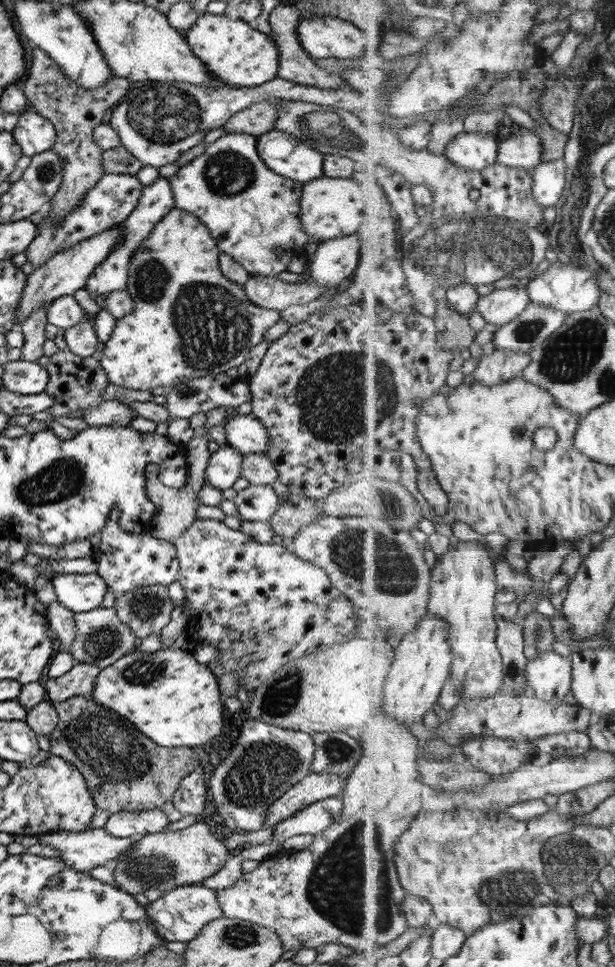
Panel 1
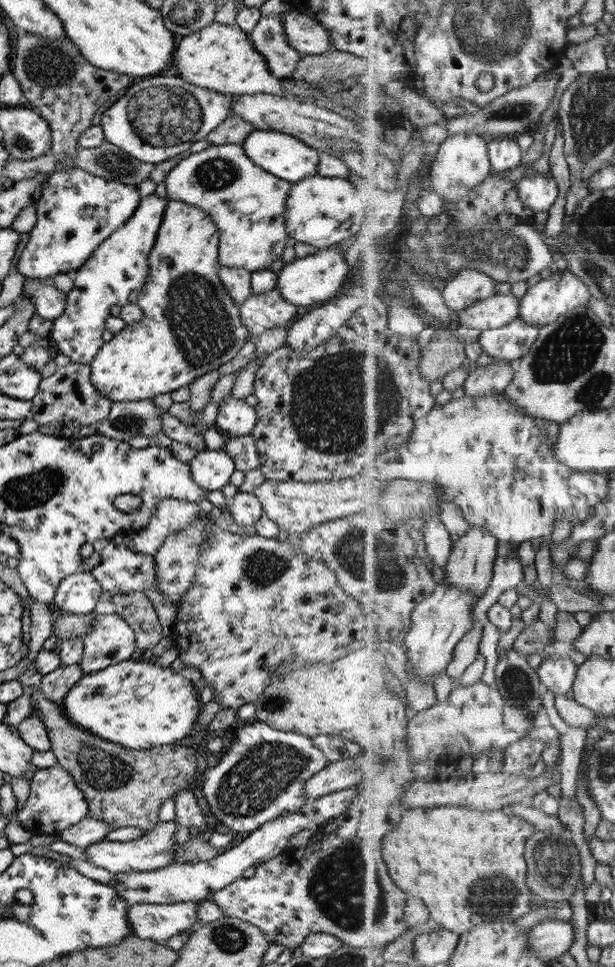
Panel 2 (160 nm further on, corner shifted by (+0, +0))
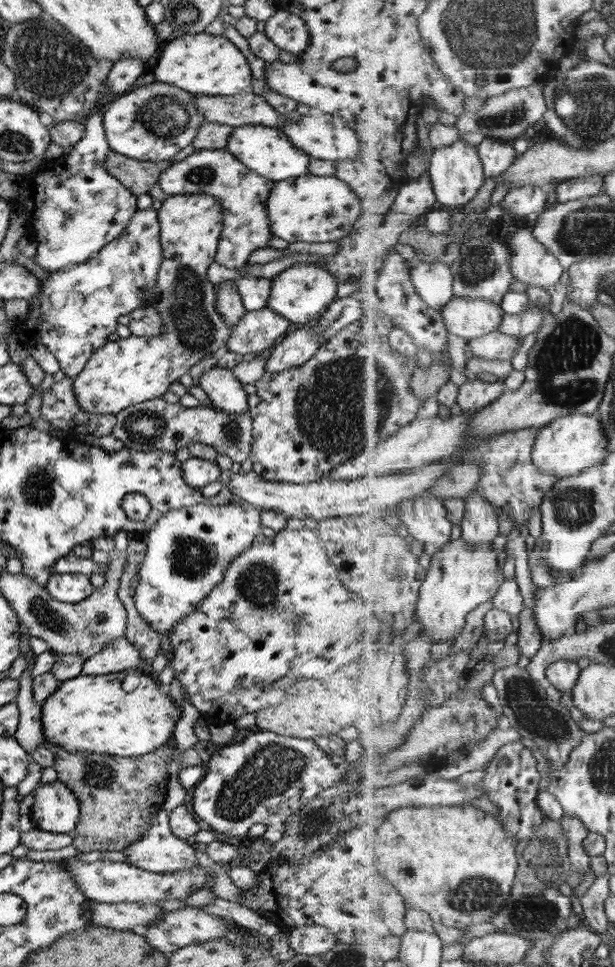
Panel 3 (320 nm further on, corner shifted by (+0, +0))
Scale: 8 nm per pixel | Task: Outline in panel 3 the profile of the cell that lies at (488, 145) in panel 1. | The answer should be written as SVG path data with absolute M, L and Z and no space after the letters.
M460 139L449 146L434 149L429 163L434 191L440 206L462 206L469 204L479 188L485 184L485 167L479 146Z

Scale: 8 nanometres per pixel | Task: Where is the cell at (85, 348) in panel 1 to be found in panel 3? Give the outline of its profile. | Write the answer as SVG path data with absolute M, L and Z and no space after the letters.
M146 208L145 210L138 210L133 213L133 216L129 219L127 226L124 231L109 242L106 242L105 246L102 246L98 252L91 258L85 260L85 262L80 262L76 265L67 265L59 270L49 271L47 278L45 280L38 280L38 295L34 298L34 301L30 302L30 310L27 316L23 320L18 320L13 322L13 327L15 328L17 336L15 339L19 342L26 343L28 346L35 344L43 344L45 350L49 350L51 354L55 357L55 360L59 363L59 371L63 373L65 377L73 379L79 372L81 372L83 366L87 363L87 359L98 349L101 348L105 343L109 342L107 336L115 332L116 326L118 325L117 319L119 316L127 315L132 310L139 308L141 306L151 306L154 302L154 286L156 281L156 276L161 264L162 250L159 240L159 223L156 215L156 210L151 208Z

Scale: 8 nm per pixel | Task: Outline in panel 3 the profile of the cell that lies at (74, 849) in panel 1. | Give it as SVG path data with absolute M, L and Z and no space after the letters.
M161 808L153 816L148 829L140 839L129 843L127 847L123 848L123 851L119 852L124 853L129 865L146 872L167 874L193 869L193 866L197 865L193 849L191 841L181 841L169 832L168 812Z

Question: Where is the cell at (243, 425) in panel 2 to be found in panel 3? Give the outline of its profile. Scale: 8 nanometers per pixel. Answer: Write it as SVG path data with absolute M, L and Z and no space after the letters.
M211 367L211 370L197 378L197 385L209 397L212 405L225 414L239 416L250 410L243 385L226 368Z

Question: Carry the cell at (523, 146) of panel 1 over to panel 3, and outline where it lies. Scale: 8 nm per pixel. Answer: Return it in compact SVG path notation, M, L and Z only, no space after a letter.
M485 138L479 146L483 167L487 177L503 175L514 164L518 157L517 150L513 148L511 141L507 143L495 142L491 138Z

